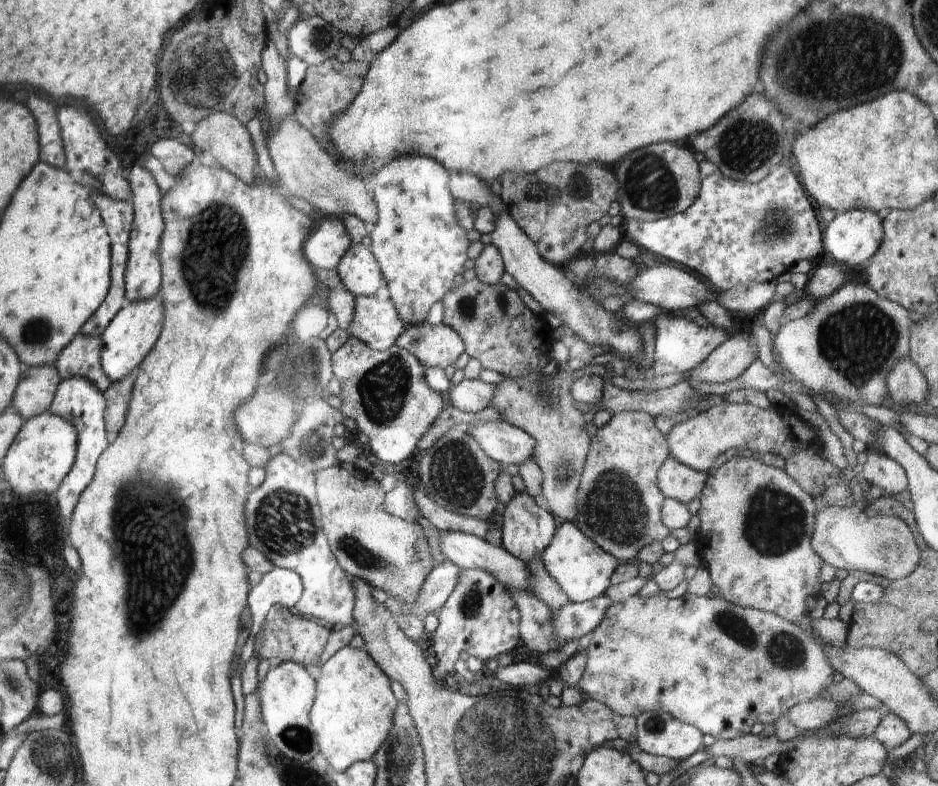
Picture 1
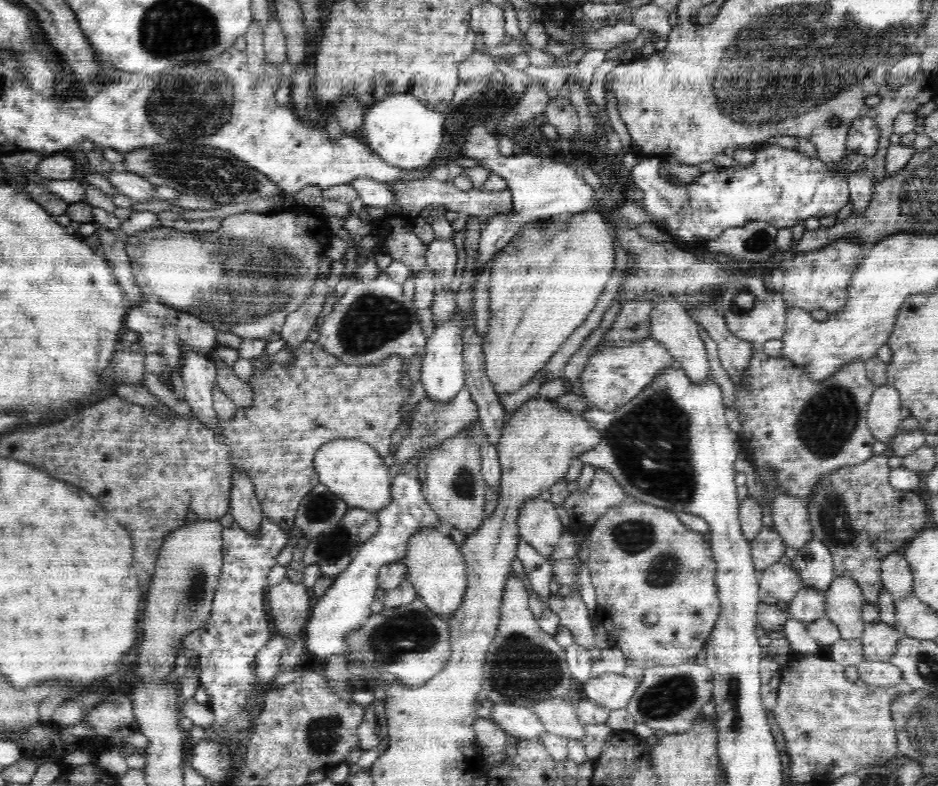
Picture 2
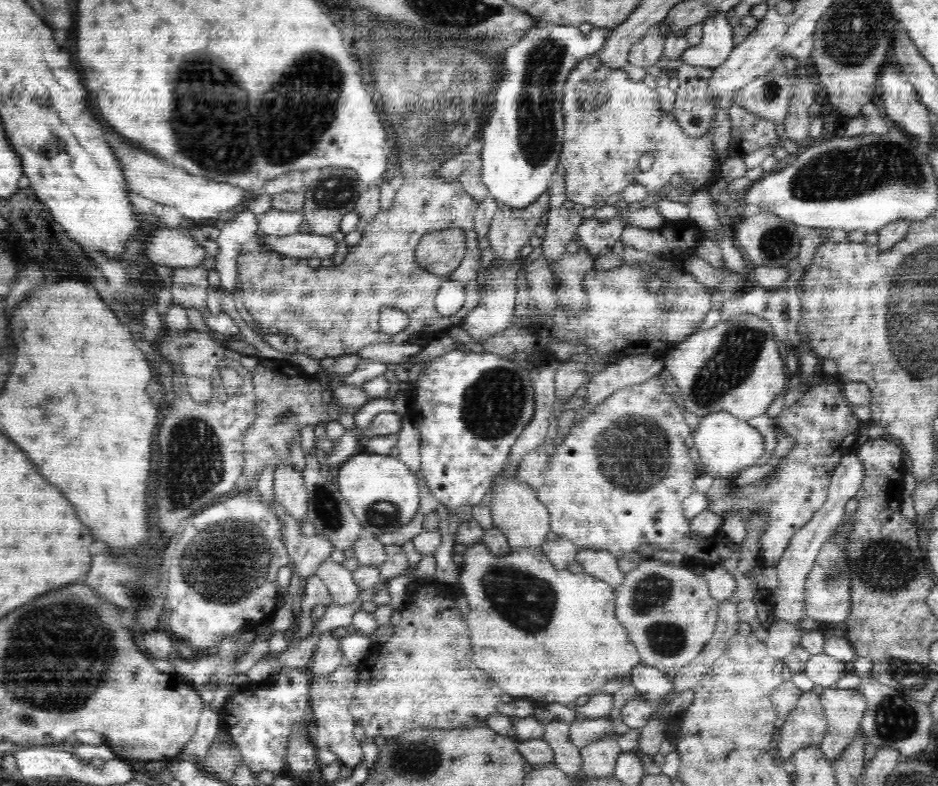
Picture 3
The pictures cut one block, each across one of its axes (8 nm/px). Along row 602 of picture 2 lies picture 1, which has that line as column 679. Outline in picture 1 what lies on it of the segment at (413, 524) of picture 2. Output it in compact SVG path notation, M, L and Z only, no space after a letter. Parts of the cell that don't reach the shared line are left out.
M684 316L658 317L655 320L655 352L652 365L654 376L663 376L670 373L685 373L703 362L712 350L721 346L729 338L726 330L707 326L701 328Z

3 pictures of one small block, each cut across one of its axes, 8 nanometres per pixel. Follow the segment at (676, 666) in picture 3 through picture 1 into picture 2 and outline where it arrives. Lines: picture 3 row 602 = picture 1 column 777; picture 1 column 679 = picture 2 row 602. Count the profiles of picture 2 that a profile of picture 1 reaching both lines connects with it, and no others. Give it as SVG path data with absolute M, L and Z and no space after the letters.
M640 501L609 508L600 518L597 518L590 531L588 568L592 578L592 586L596 590L596 599L598 602L597 610L599 613L596 623L607 631L609 645L622 650L629 664L642 669L647 669L654 665L674 666L701 660L708 637L712 630L714 630L721 612L720 599L718 599L718 586L716 586L715 578L717 564L710 545L704 541L703 535L686 528L675 511L664 510L663 508Z

